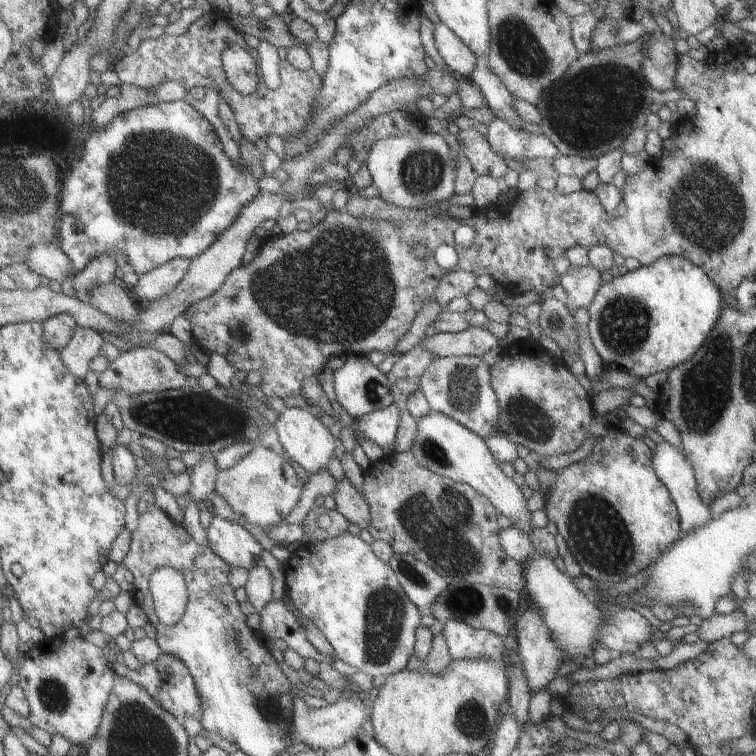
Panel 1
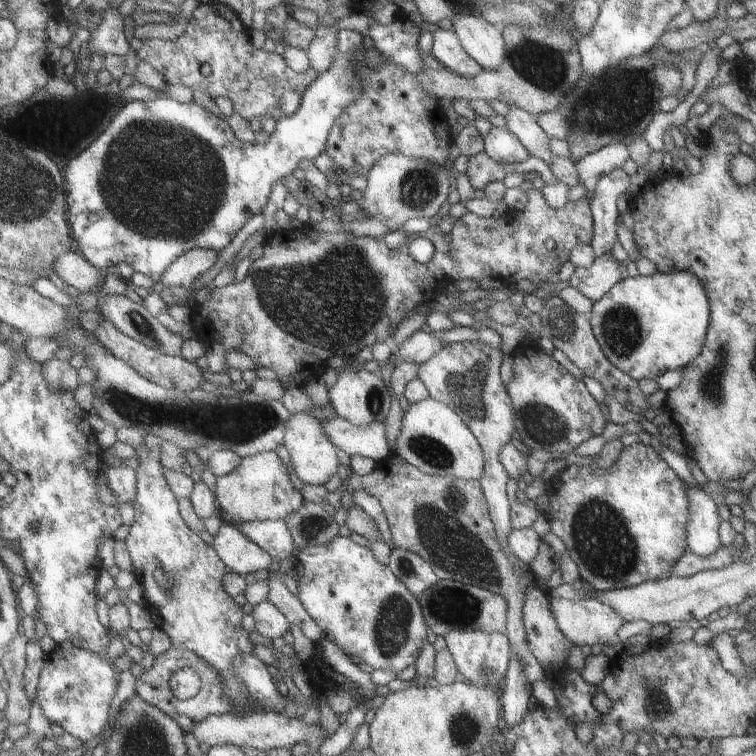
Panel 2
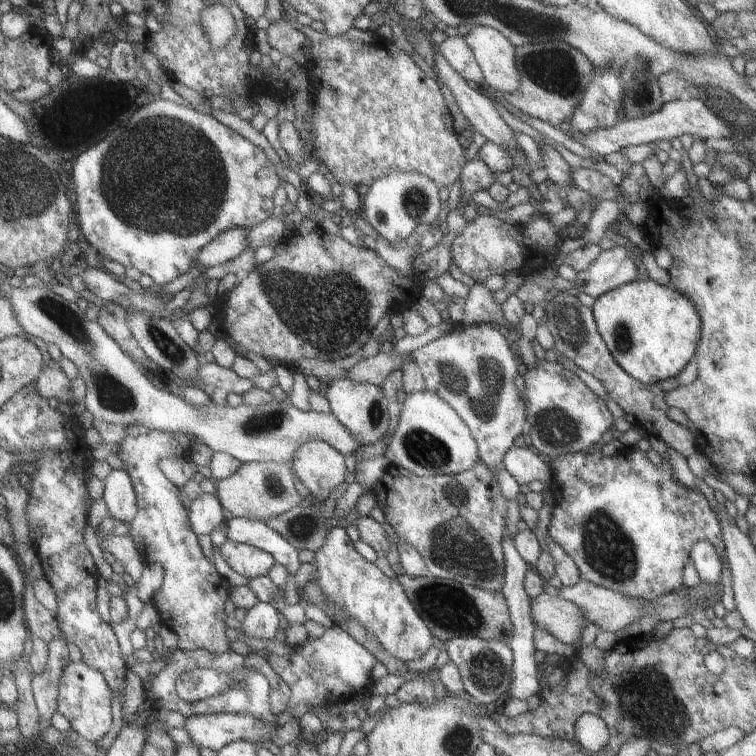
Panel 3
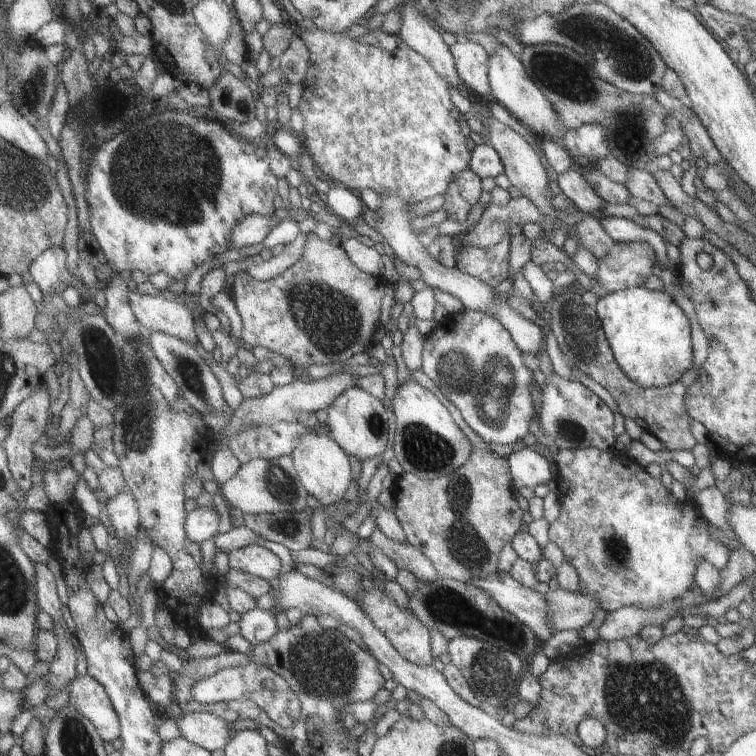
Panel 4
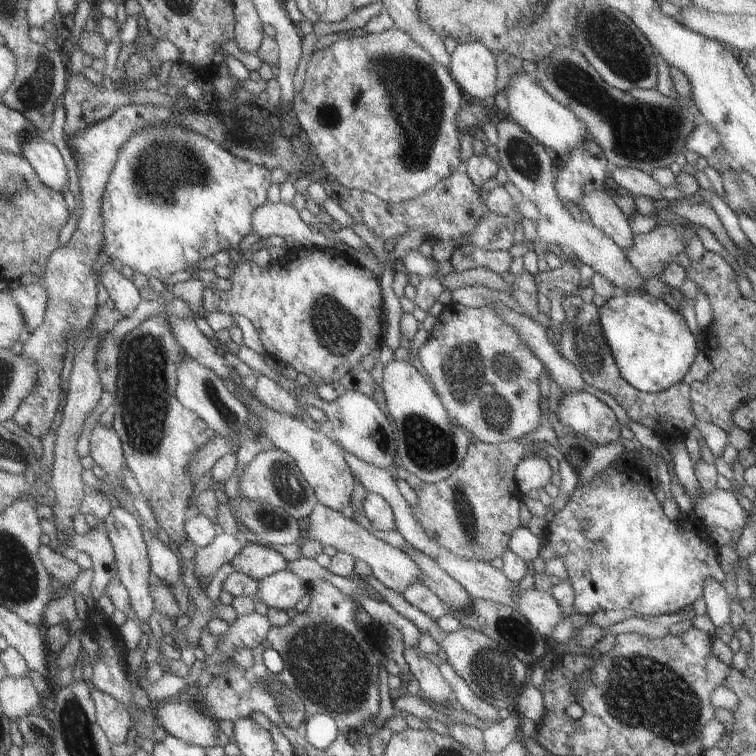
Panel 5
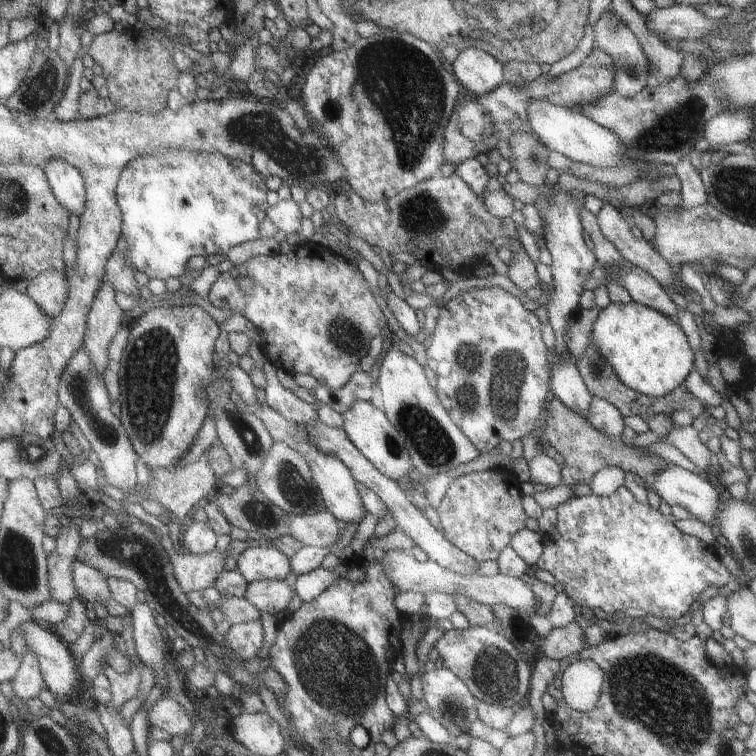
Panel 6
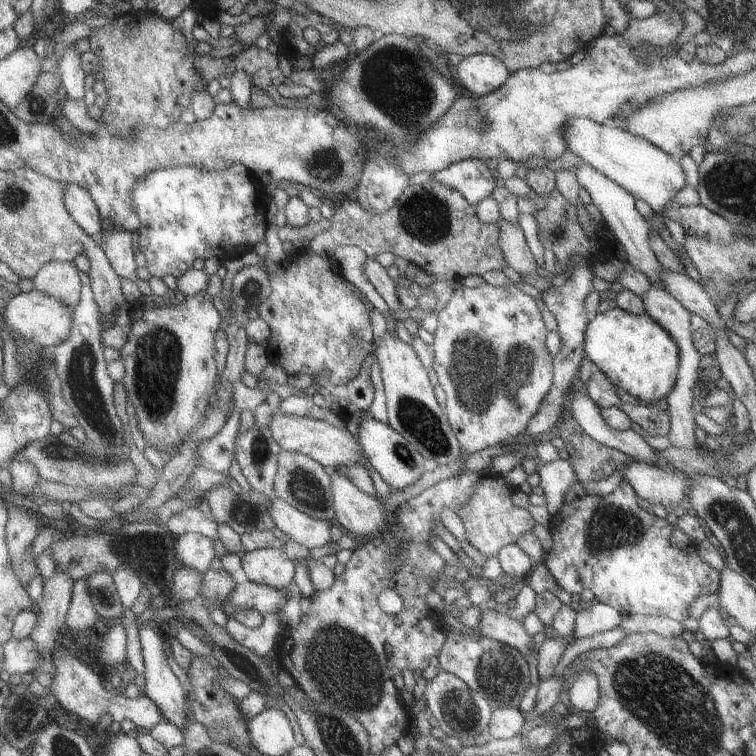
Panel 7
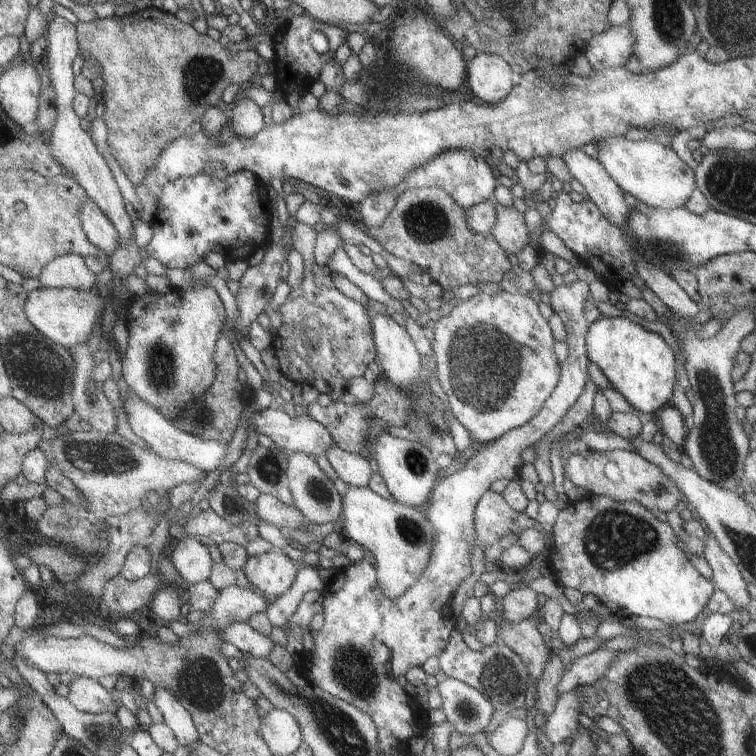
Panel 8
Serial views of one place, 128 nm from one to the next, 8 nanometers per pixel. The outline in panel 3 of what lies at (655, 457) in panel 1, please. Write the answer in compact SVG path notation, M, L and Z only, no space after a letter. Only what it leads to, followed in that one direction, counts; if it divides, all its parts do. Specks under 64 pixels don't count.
M697 540L689 551L696 576L701 582L718 582L721 574L721 561L715 548L707 540Z

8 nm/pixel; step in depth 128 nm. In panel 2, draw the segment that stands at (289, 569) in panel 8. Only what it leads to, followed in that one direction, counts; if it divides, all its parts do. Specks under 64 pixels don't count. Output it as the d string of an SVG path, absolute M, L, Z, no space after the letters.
M222 520L212 545L221 560L228 566L228 570L241 576L249 572L265 570L271 562L268 552L253 544L249 538L245 538L239 527L227 520Z

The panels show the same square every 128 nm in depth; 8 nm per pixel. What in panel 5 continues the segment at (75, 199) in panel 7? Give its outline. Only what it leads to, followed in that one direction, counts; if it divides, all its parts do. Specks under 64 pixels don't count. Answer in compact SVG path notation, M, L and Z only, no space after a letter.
M27 131L22 143L22 156L36 169L45 184L64 192L69 186L65 160L48 138L35 131Z

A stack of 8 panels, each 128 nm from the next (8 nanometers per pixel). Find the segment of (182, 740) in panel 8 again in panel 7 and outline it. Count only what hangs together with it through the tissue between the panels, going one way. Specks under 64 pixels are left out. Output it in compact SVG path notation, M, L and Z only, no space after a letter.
M139 627L138 634L140 636L140 650L144 661L145 694L161 708L163 720L179 726L182 730L182 727L185 727L187 715L188 717L190 715L185 707L188 704L188 695L181 682L179 682L179 678L175 676L175 672L171 670L167 652L165 652L165 642L163 642L161 634L155 628Z

